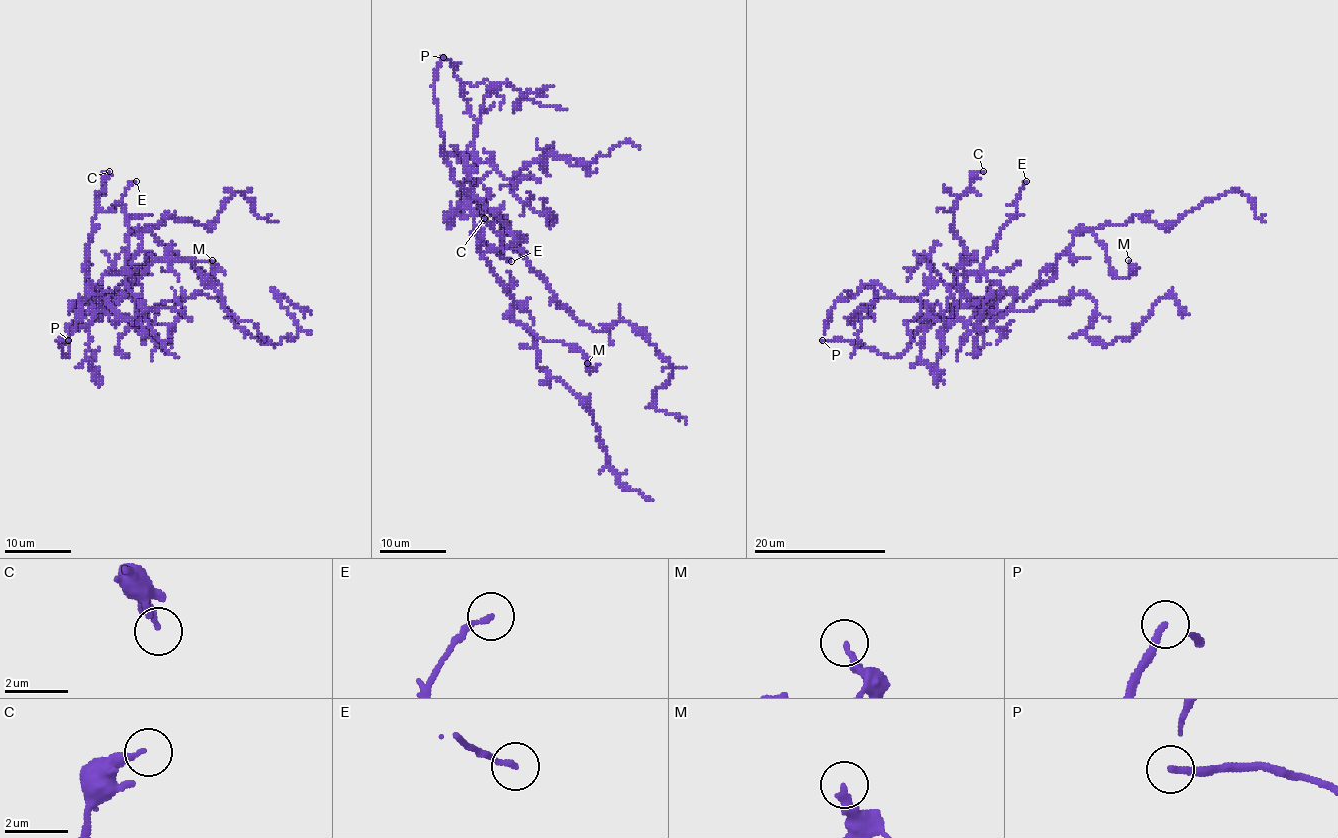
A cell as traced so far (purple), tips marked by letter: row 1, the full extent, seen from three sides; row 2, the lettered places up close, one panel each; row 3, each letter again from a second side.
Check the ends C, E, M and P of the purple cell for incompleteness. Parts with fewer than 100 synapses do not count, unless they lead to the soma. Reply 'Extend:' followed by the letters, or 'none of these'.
Extend: P

